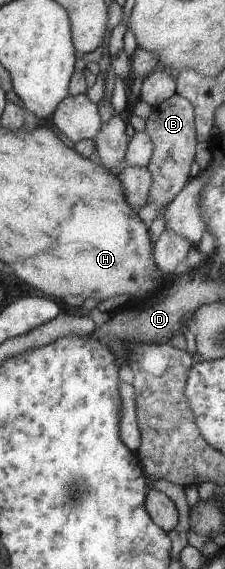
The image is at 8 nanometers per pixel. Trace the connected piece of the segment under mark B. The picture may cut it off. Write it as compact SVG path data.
M173 94L152 109L146 121L145 131L153 142L152 158L147 166L153 178L148 203L156 207L158 211L164 210L186 186L188 170L190 170L190 164L194 162L197 132L194 106L189 99L180 94Z

